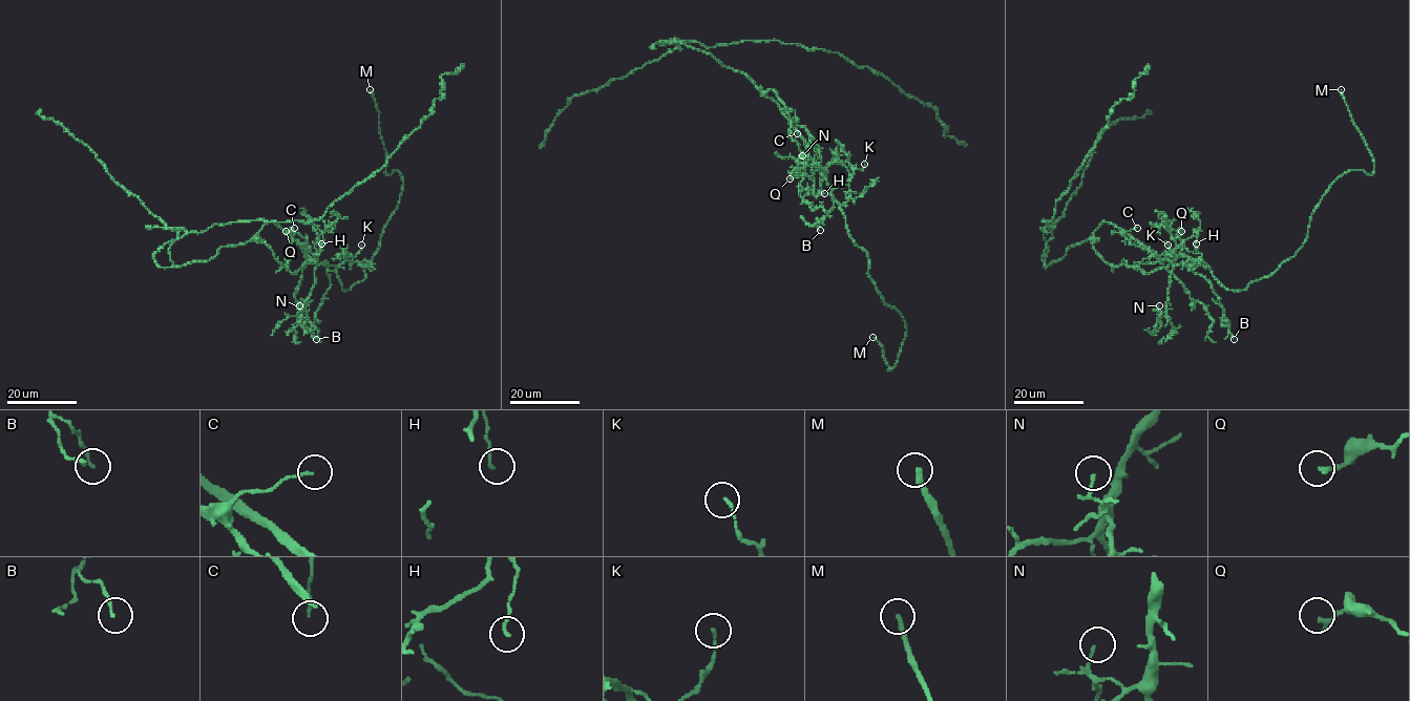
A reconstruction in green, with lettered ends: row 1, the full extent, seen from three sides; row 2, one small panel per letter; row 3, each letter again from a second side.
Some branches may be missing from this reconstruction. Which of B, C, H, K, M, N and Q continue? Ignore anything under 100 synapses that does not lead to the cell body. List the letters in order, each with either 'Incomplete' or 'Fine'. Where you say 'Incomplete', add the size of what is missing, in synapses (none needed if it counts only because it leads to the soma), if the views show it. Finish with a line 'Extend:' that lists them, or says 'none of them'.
B: Fine
C: Fine
H: Fine
K: Fine
M: Incomplete
N: Fine
Q: Fine
Extend: M

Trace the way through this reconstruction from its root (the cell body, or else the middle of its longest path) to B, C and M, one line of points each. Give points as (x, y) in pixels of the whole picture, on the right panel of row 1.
B: (1077, 245), (1088, 239), (1107, 221), (1120, 228), (1161, 259), (1175, 264), (1190, 264), (1211, 284), (1234, 339)
C: (1077, 245), (1088, 239), (1107, 221), (1165, 259), (1159, 259), (1129, 242), (1124, 233), (1137, 228)
M: (1077, 245), (1107, 221), (1161, 259), (1205, 266), (1229, 290), (1270, 275), (1339, 177), (1373, 173), (1341, 89)

